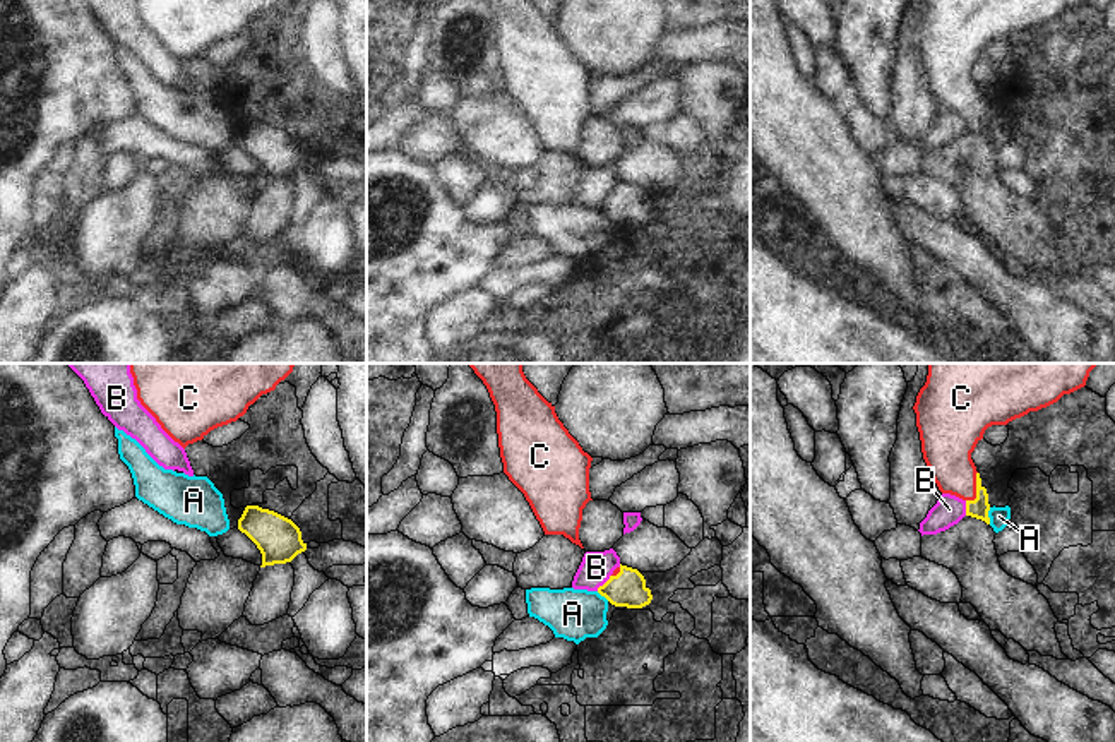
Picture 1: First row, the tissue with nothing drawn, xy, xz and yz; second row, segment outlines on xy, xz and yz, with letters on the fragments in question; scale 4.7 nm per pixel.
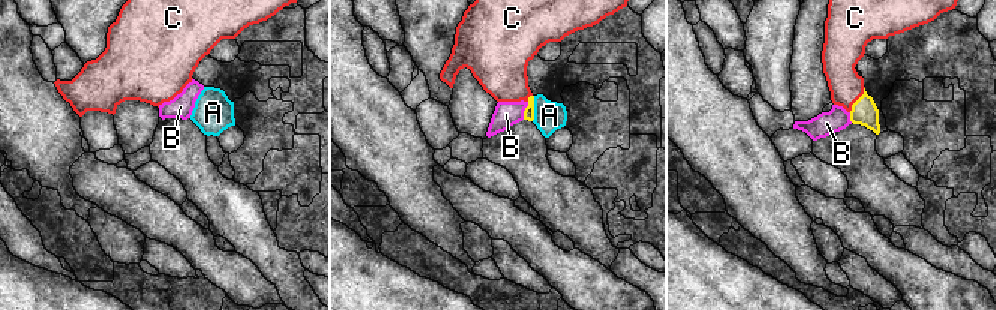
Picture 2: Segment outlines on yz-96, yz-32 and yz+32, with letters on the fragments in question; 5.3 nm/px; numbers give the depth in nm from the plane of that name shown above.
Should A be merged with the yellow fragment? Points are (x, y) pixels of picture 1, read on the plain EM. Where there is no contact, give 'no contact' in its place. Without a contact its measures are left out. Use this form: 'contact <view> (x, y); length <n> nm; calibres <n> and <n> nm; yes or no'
contact yz (987, 132); length 80 nm; calibres 90 and 100 nm; no

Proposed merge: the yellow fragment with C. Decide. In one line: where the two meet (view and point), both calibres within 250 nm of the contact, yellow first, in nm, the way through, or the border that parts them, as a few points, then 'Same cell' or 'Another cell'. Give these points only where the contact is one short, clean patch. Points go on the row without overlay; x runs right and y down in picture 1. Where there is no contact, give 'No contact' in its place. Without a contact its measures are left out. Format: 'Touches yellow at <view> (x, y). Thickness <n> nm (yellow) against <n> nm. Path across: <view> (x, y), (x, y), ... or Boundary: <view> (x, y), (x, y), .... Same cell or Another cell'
Touches yellow at yz (977, 105). Thickness 90 nm (yellow) against 240 nm. Path across: yz (978, 124), (977, 105), (949, 77), (948, 60). Same cell

